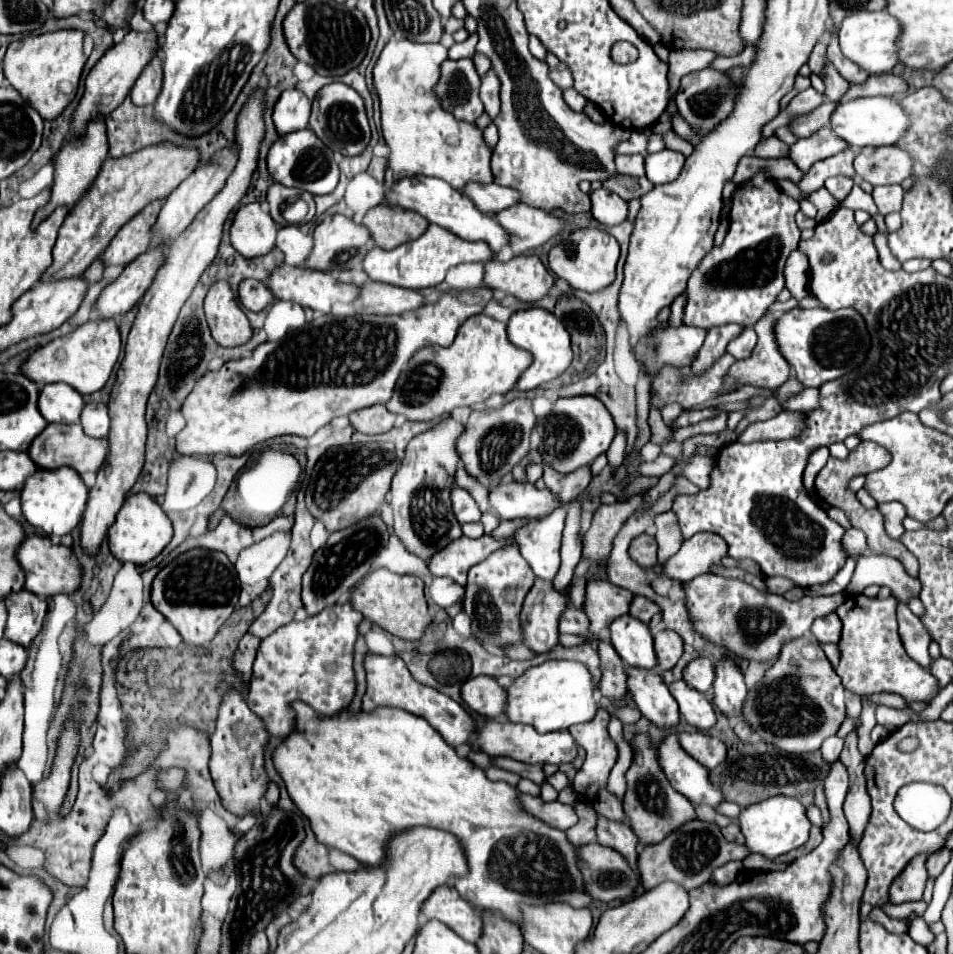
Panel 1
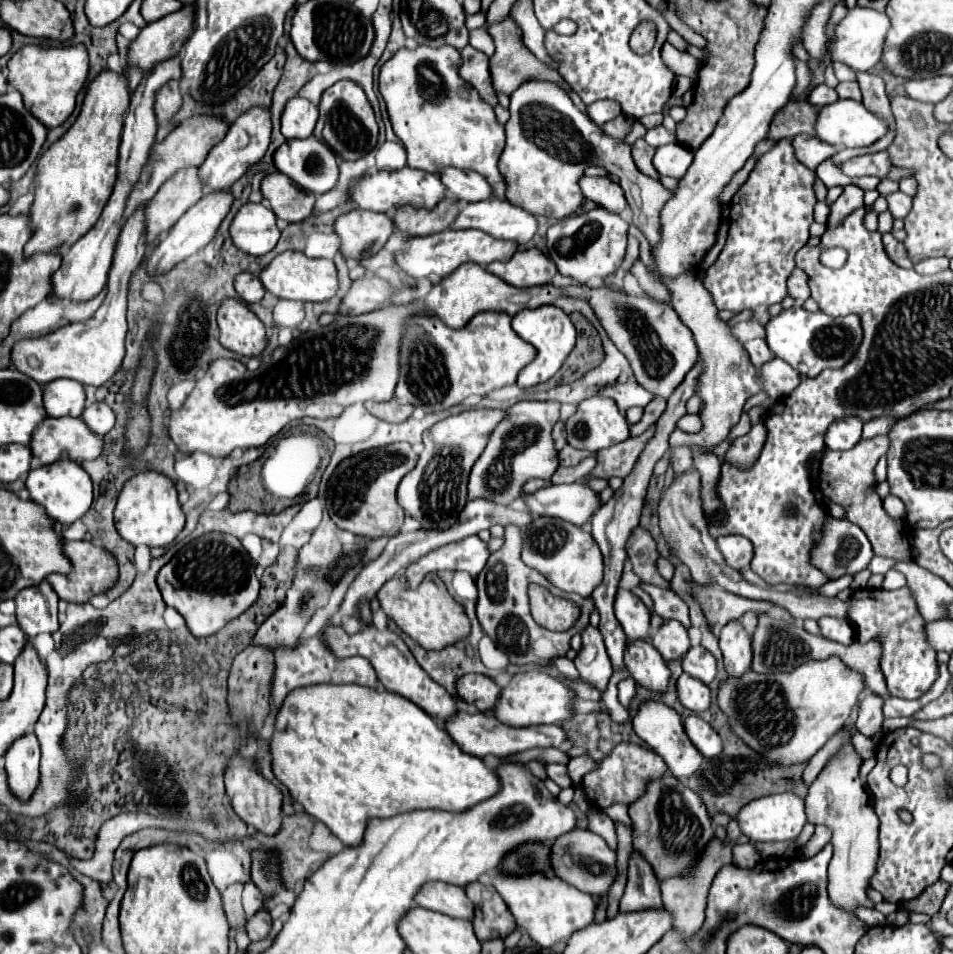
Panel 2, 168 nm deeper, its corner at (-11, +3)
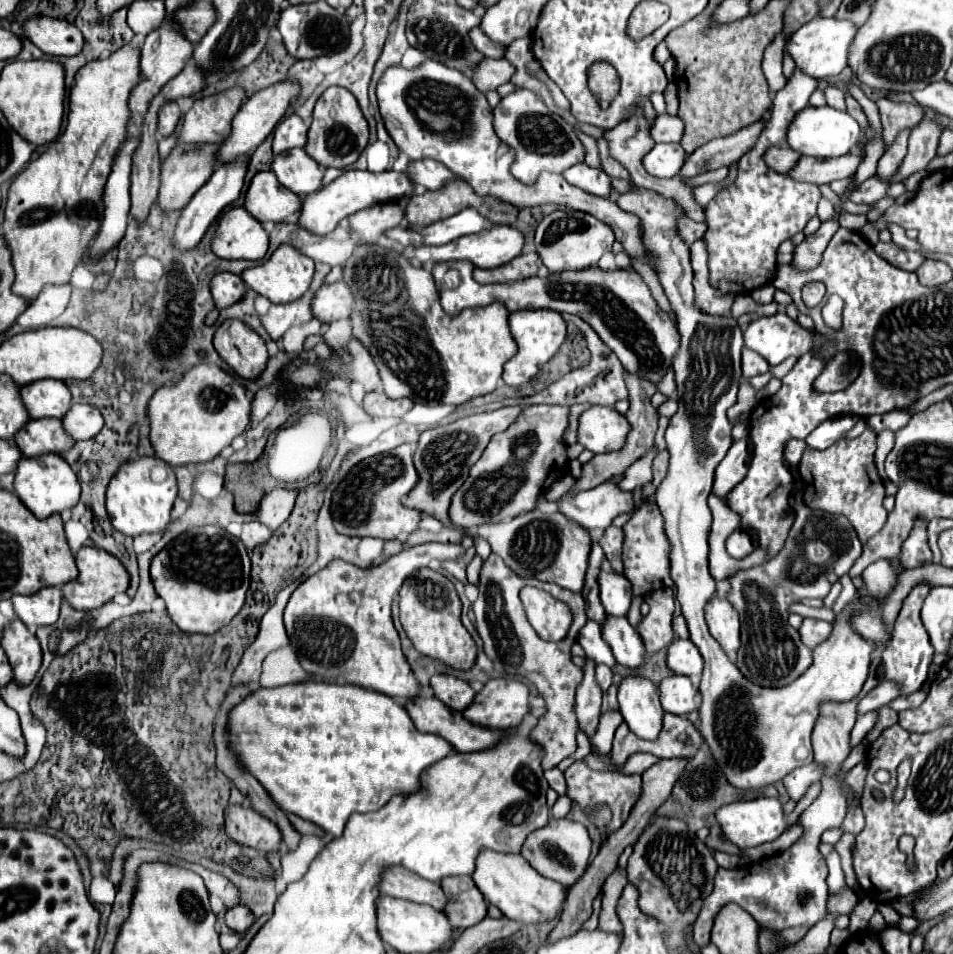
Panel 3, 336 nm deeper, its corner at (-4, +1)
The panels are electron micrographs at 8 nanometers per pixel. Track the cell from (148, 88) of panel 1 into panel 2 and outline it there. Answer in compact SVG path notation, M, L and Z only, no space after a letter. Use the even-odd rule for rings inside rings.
M170 80L156 92L154 112L160 122L168 122L178 112L180 104L182 104L182 94L178 90L178 80Z

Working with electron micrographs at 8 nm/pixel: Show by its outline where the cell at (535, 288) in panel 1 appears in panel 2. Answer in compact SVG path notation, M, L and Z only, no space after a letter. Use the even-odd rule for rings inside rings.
M538 248L518 250L508 262L492 262L486 270L518 288L546 286L558 274L556 264Z

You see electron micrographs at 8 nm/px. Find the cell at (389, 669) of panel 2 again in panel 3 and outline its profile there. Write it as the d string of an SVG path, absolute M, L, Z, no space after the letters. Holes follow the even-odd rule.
M429 542L429 544L405 548L403 552L389 556L383 564L373 566L373 568L359 568L355 564L335 560L331 562L331 566L325 566L317 574L309 576L303 584L297 586L297 590L291 594L287 608L285 608L285 630L287 630L287 636L291 640L291 646L303 670L319 680L325 678L325 680L335 680L335 682L349 682L349 684L357 684L369 690L383 692L397 702L407 702L415 698L419 682L415 680L401 652L401 642L399 642L397 630L391 620L391 602L393 602L393 596L399 592L401 584L405 582L405 578L411 576L415 570L427 566L433 558L453 560L459 556L463 556L461 544Z

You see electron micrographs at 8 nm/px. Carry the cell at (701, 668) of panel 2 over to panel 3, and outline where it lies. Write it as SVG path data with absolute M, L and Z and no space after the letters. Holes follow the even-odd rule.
M675 638L667 650L667 666L675 674L683 674L683 676L691 678L691 682L697 686L701 680L703 658L691 640Z

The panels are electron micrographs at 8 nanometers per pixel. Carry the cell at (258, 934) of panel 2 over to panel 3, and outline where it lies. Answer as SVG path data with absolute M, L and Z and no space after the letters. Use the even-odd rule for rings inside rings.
M237 904L225 912L225 924L235 932L245 932L255 922L251 910L243 904Z

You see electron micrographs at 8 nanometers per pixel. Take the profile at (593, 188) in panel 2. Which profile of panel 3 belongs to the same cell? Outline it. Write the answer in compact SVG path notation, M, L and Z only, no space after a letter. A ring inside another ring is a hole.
M583 162L571 166L569 170L565 170L565 172L563 172L563 178L565 178L569 184L573 184L573 186L589 192L589 194L603 196L603 198L607 198L607 196L611 194L611 178L609 178L603 170L599 170L599 168L589 168L589 166L583 164Z

